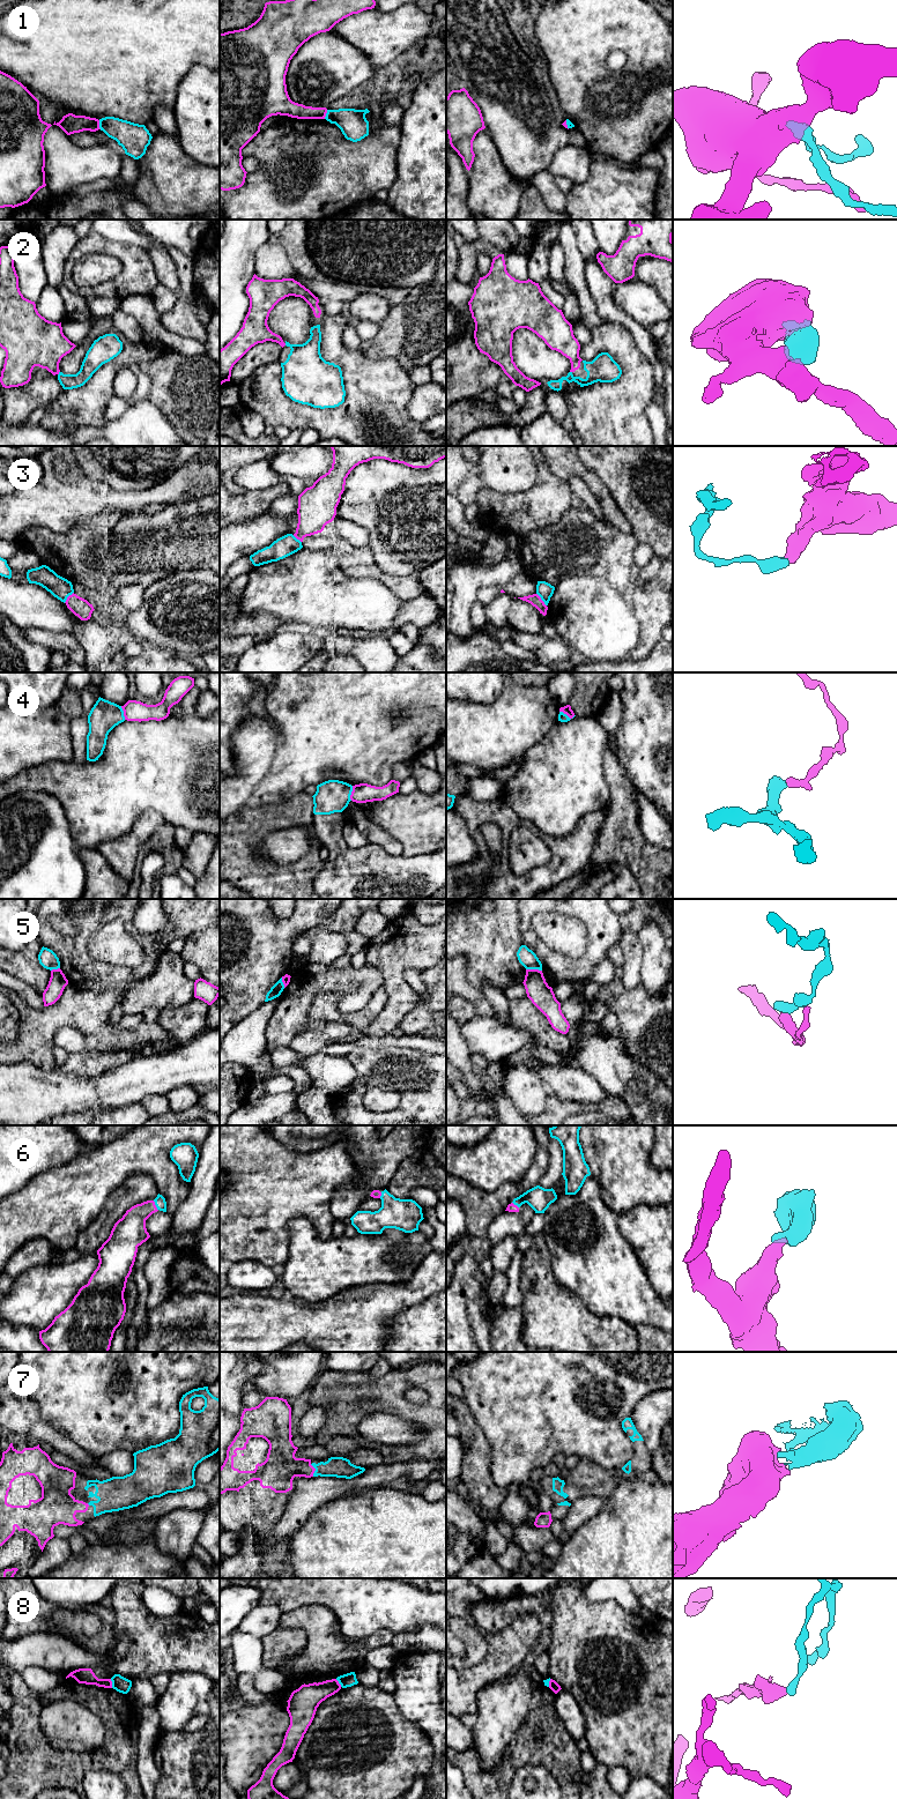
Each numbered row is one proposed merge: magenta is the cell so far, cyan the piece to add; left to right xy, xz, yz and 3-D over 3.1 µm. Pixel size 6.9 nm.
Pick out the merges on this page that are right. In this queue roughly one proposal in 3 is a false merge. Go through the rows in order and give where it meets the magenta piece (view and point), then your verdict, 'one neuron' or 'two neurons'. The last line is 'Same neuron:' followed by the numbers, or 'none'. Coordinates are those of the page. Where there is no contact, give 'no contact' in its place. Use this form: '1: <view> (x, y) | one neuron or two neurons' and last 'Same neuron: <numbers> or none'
1: xy (98, 125) | two neurons
2: xy (58, 373) | one neuron
3: yz (541, 600) | two neurons
4: xz (351, 793) | two neurons
5: yz (534, 969) | two neurons
6: xy (155, 1205) | one neuron
7: xz (314, 1470) | one neuron
8: xy (111, 1684) | two neurons
Same neuron: 2, 6, 7

